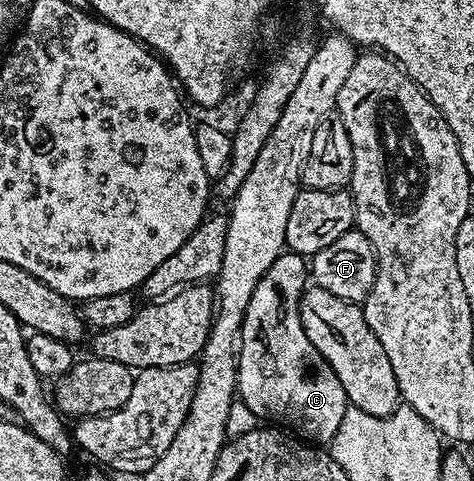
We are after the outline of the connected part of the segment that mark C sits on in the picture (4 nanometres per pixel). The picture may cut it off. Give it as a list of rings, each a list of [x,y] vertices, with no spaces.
[[[285,251],[278,256],[257,283],[242,320],[236,358],[236,388],[241,401],[259,418],[269,413],[288,424],[297,435],[314,444],[331,443],[340,428],[348,401],[335,372],[319,351],[308,341],[299,316],[299,302],[308,284],[308,264],[297,252]]]

